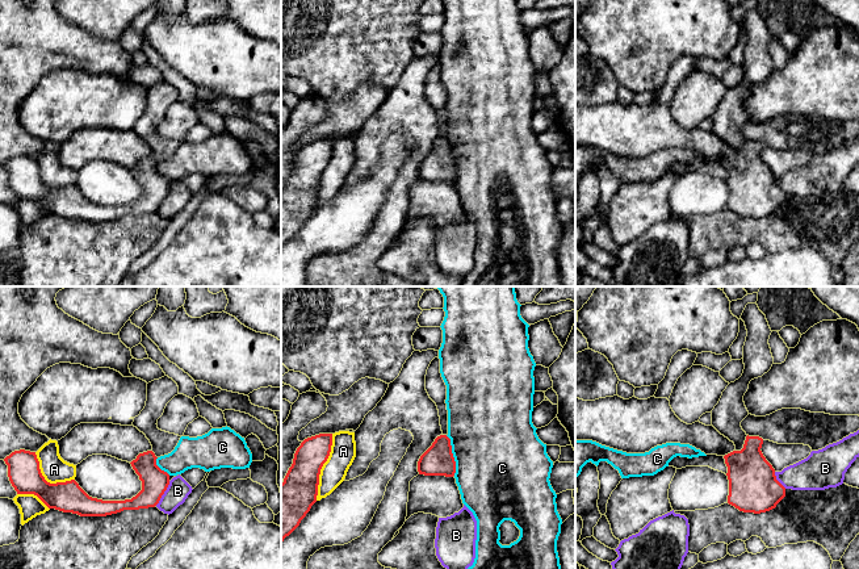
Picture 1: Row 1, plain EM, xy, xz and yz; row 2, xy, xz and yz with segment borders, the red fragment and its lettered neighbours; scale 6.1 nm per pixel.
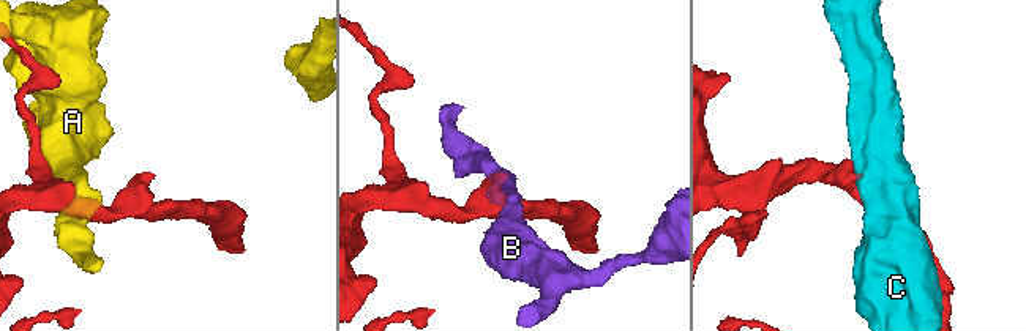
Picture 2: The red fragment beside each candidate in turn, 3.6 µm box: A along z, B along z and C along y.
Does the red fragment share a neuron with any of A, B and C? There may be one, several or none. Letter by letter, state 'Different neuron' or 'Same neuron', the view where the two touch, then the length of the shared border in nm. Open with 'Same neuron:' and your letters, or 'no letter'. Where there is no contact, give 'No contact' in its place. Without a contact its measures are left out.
Same neuron: no letter
A: Different neuron. Touches red in xz. Shared border 420 nm
B: Different neuron. Touches red in xy. Shared border 180 nm
C: Different neuron. Touches red in xz. Shared border 260 nm

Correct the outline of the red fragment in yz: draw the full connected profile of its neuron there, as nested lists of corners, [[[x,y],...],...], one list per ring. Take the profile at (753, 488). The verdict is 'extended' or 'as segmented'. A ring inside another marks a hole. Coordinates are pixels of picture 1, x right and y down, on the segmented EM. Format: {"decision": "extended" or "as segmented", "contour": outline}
{"decision": "extended", "contour": [[[747,304],[741,318],[747,336],[743,346],[742,376],[730,382],[712,410],[712,426],[734,443],[736,449],[724,456],[728,467],[728,503],[743,512],[770,511],[785,497],[785,488],[776,480],[775,469],[760,448],[763,439],[749,436],[741,422],[749,415],[743,396],[751,380],[767,373],[774,357],[768,344],[771,329],[757,304]]]}

